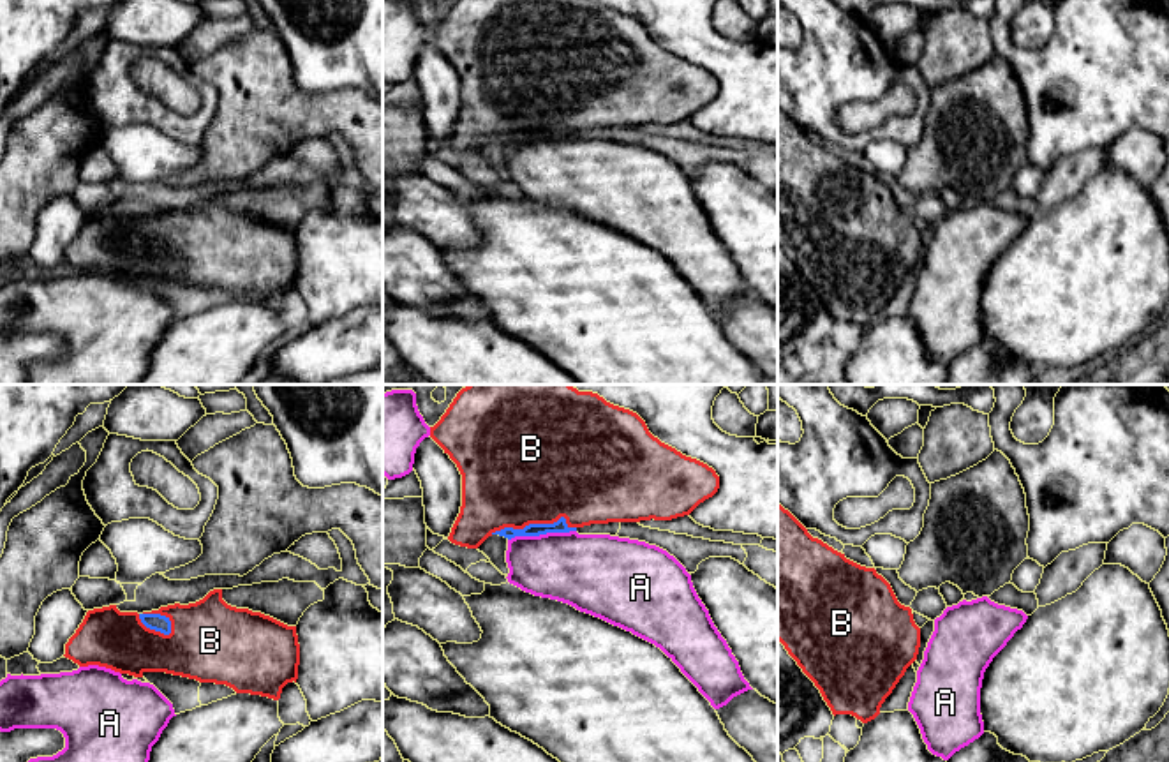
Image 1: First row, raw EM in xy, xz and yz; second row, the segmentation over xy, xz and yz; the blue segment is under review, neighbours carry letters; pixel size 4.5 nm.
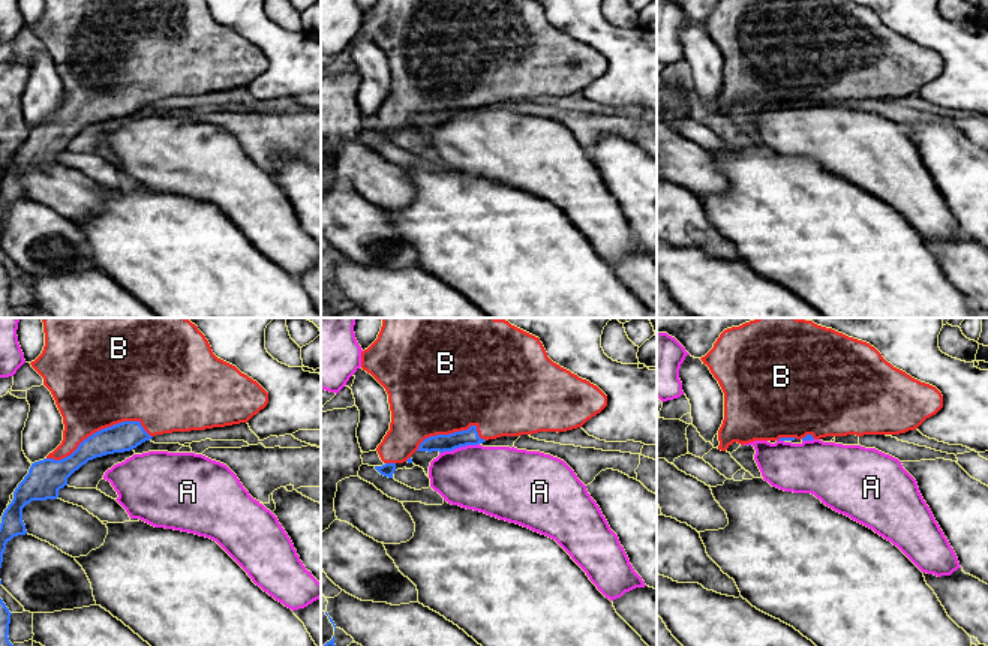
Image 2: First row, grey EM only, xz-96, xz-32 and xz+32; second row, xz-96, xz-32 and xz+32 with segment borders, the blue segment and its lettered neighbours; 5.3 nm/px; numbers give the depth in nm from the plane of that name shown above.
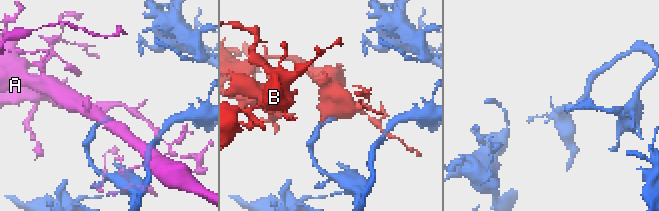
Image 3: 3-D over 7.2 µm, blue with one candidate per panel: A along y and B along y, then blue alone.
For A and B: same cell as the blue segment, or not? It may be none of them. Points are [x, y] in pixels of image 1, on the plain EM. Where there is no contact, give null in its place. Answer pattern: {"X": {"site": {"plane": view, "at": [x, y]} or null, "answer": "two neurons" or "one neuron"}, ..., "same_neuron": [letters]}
{"A": {"site": {"plane": "xz", "at": [542, 138]}, "answer": "two neurons"}, "B": {"site": {"plane": "xz", "at": [533, 129]}, "answer": "one neuron"}, "same_neuron": ["B"]}

